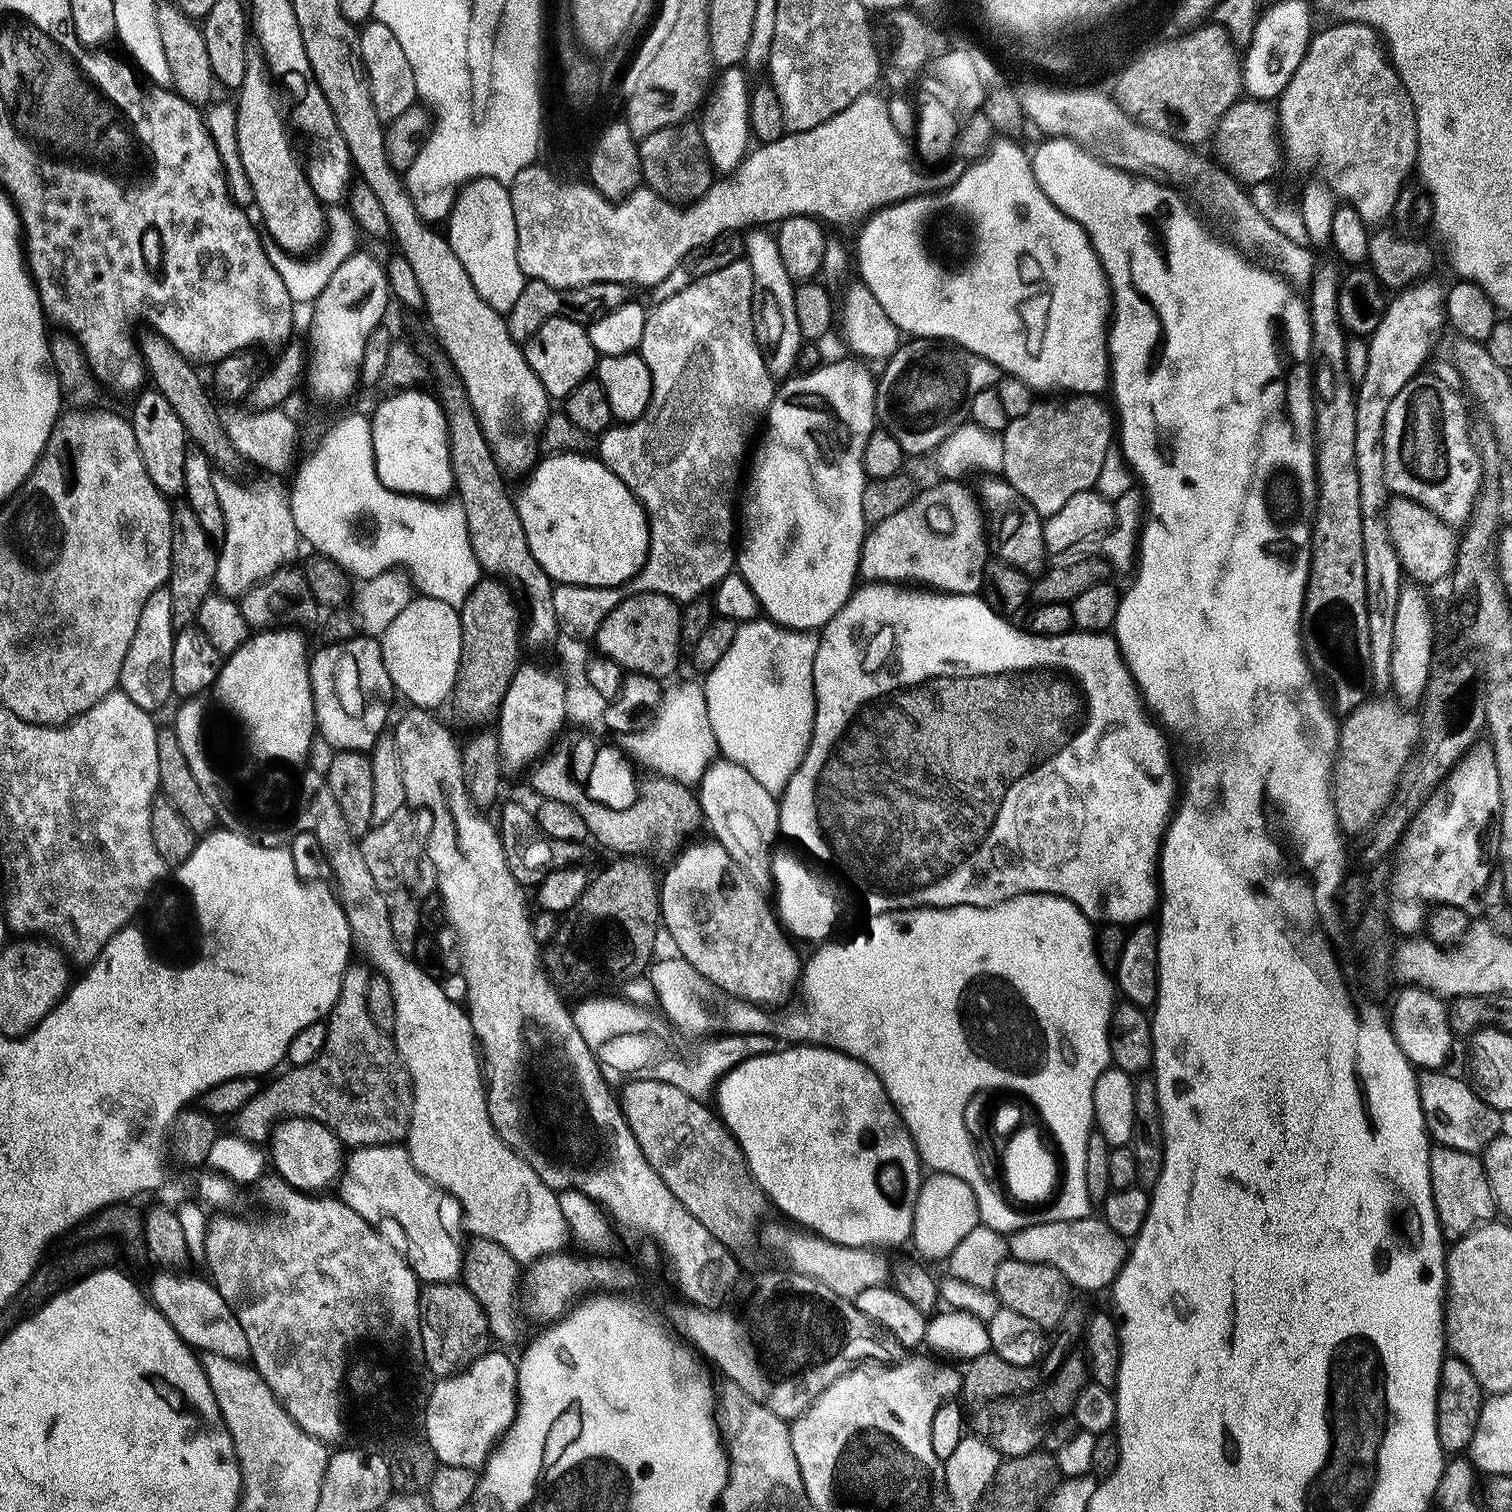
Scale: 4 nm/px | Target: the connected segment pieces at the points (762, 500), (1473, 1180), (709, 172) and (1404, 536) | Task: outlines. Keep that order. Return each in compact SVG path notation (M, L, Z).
M824 362L813 372L796 374L785 379L779 385L776 397L772 399L772 405L768 408L766 423L763 425L762 435L759 437L759 440L761 439L760 445L758 445L758 440L750 456L752 473L749 476L747 473L746 487L742 492L742 503L738 508L738 524L742 531L738 536L738 551L734 564L738 569L738 574L746 582L746 586L750 586L750 590L754 590L754 598L758 598L761 613L773 623L780 624L784 628L809 633L813 630L823 629L824 625L830 622L830 618L834 618L834 614L838 614L838 610L842 610L842 606L852 595L854 585L858 580L860 547L863 546L866 535L866 525L862 518L862 494L866 483L864 467L862 466L862 450L866 446L866 438L870 438L874 424L871 419L869 419L870 421L848 420L848 407L859 396L871 397L873 395L874 388L871 383L860 384L860 380L866 379L867 376L867 370L860 364L829 364L829 362Z
M1436 1146L1429 1151L1428 1165L1434 1210L1445 1241L1461 1240L1473 1228L1493 1219L1490 1188L1486 1186L1484 1161L1479 1155Z
M685 122L666 126L662 130L654 130L654 134L643 137L640 145L640 175L643 183L651 188L653 192L677 206L687 206L696 203L706 195L714 183L714 169L712 160L706 150L706 142L700 133L700 125L696 122Z
M1393 495L1384 507L1383 518L1388 528L1389 538L1400 562L1400 567L1408 572L1417 585L1427 586L1435 580L1451 577L1456 563L1458 536L1449 525L1440 519L1426 506L1414 502L1405 496Z

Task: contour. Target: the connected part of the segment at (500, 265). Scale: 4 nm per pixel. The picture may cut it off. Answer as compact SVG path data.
M478 178L456 193L446 221L448 243L457 254L474 289L494 310L507 314L518 302L526 277L518 266L518 230L514 226L514 206L509 185L503 180Z

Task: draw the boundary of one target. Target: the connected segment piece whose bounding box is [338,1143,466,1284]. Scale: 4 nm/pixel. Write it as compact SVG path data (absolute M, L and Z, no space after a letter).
M399 1143L353 1148L342 1164L339 1199L350 1210L373 1222L393 1220L408 1243L408 1264L417 1280L429 1284L455 1281L460 1276L466 1247L466 1225L460 1203L443 1188L432 1184L416 1169L411 1151Z

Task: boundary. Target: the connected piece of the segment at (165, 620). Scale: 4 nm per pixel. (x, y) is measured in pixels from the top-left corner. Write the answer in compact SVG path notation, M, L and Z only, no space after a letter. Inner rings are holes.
M165 586L154 590L154 594L146 598L130 650L126 650L126 658L122 662L118 688L126 694L126 698L130 698L130 702L134 702L134 706L142 706L142 710L156 714L167 700L173 699L170 662L174 655L175 637L170 614L170 590Z

